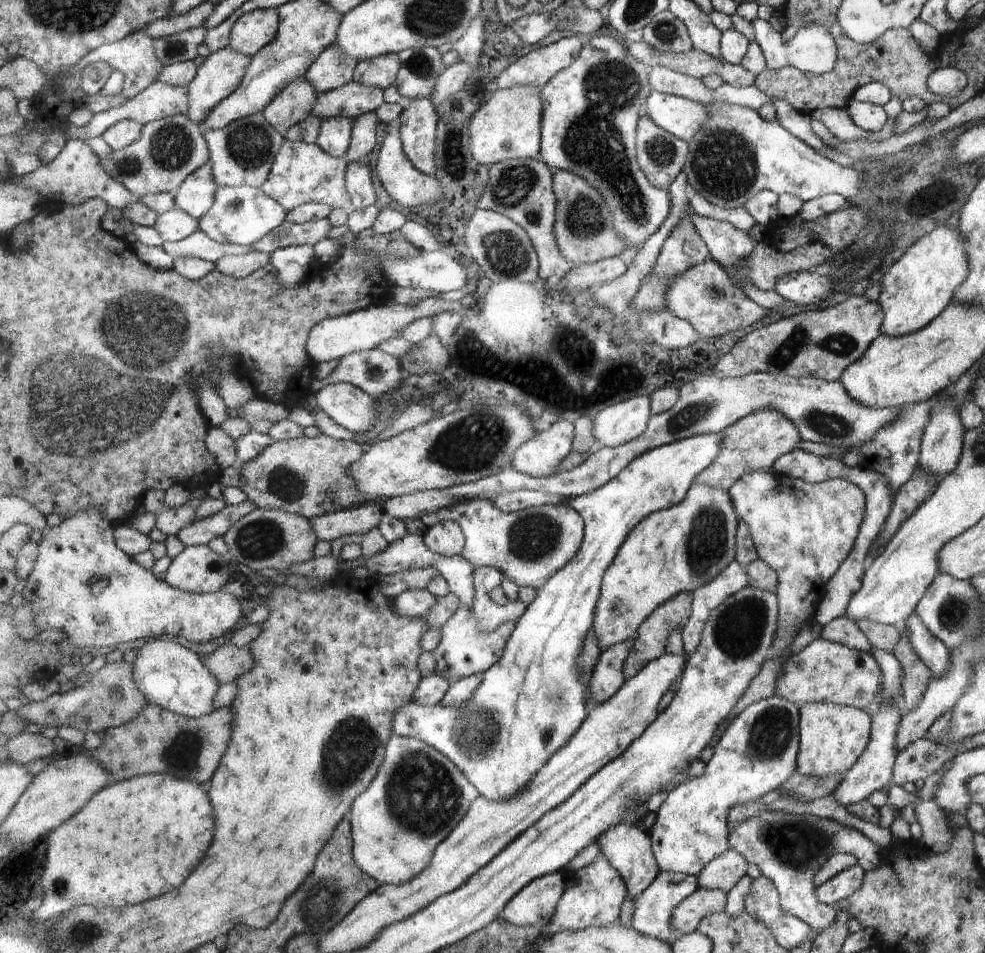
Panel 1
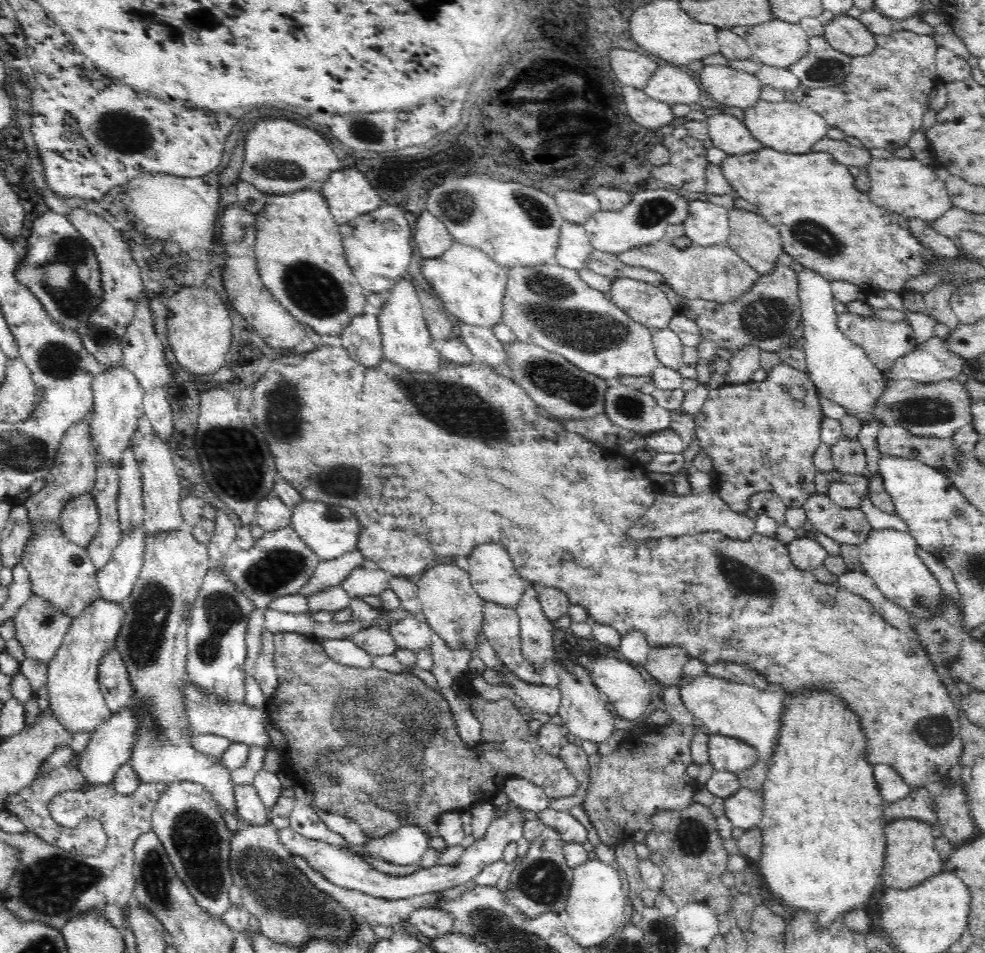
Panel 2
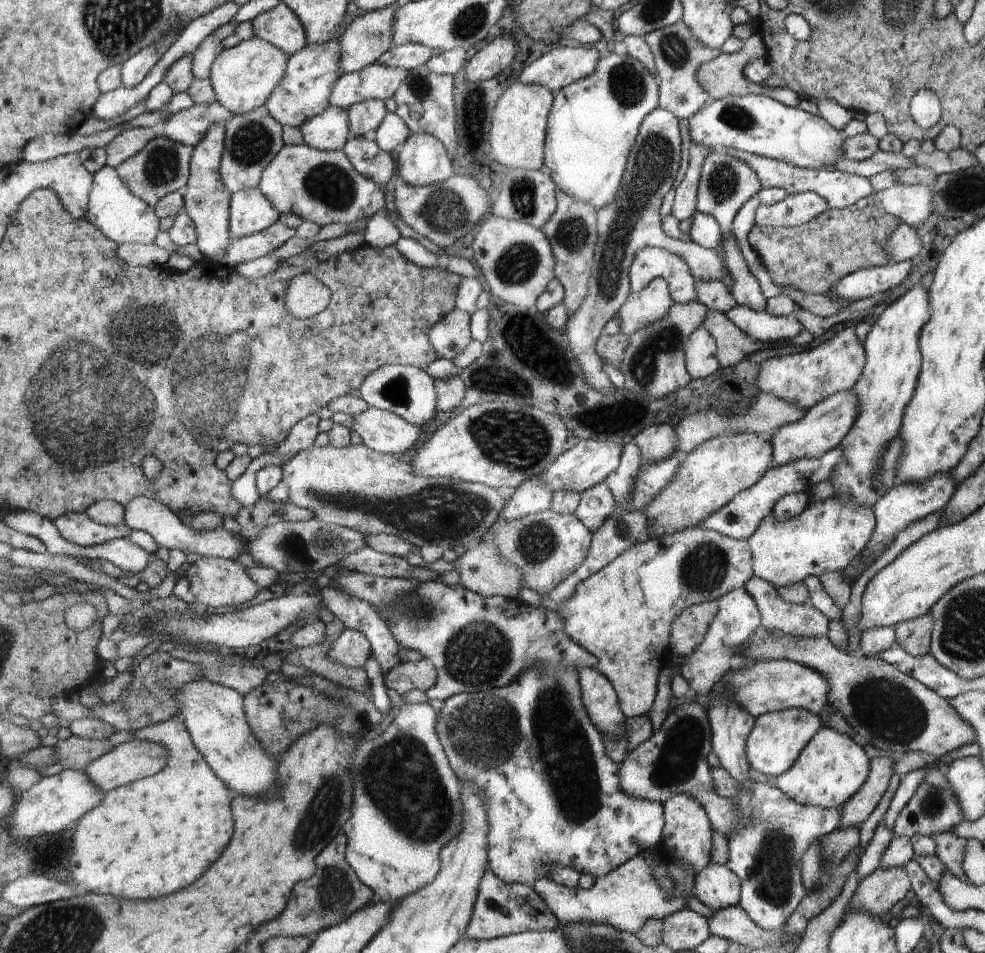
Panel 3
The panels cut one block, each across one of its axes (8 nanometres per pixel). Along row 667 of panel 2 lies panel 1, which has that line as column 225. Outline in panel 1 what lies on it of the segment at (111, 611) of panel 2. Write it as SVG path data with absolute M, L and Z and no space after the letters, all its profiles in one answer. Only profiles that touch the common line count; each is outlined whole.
M231 47L210 53L205 62L198 67L195 80L189 84L190 113L188 116L190 119L201 125L215 106L228 99L242 85L251 62L253 62L251 56L247 56L239 50L233 50Z

